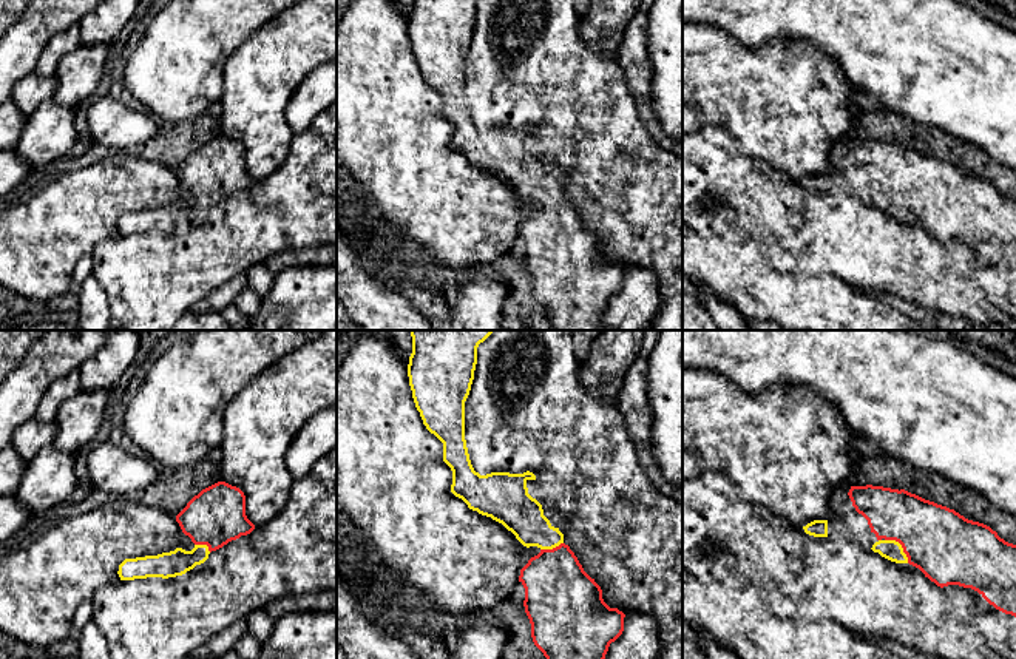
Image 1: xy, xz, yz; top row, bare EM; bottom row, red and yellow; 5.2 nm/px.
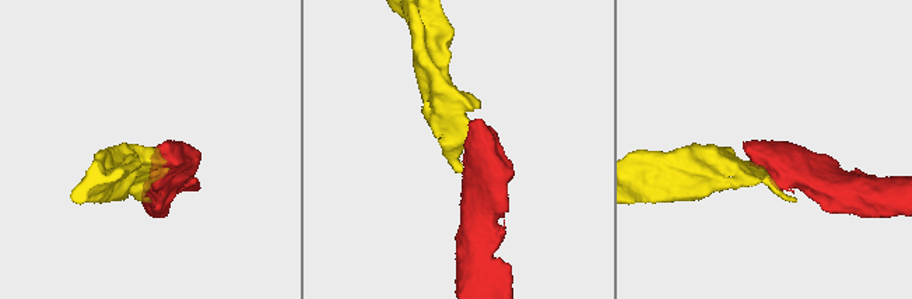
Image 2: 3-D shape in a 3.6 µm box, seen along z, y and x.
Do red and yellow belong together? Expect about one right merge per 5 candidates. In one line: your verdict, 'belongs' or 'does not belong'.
belongs

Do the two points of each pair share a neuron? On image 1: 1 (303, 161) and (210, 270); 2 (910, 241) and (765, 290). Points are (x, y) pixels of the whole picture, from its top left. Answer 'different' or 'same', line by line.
1: same
2: different

